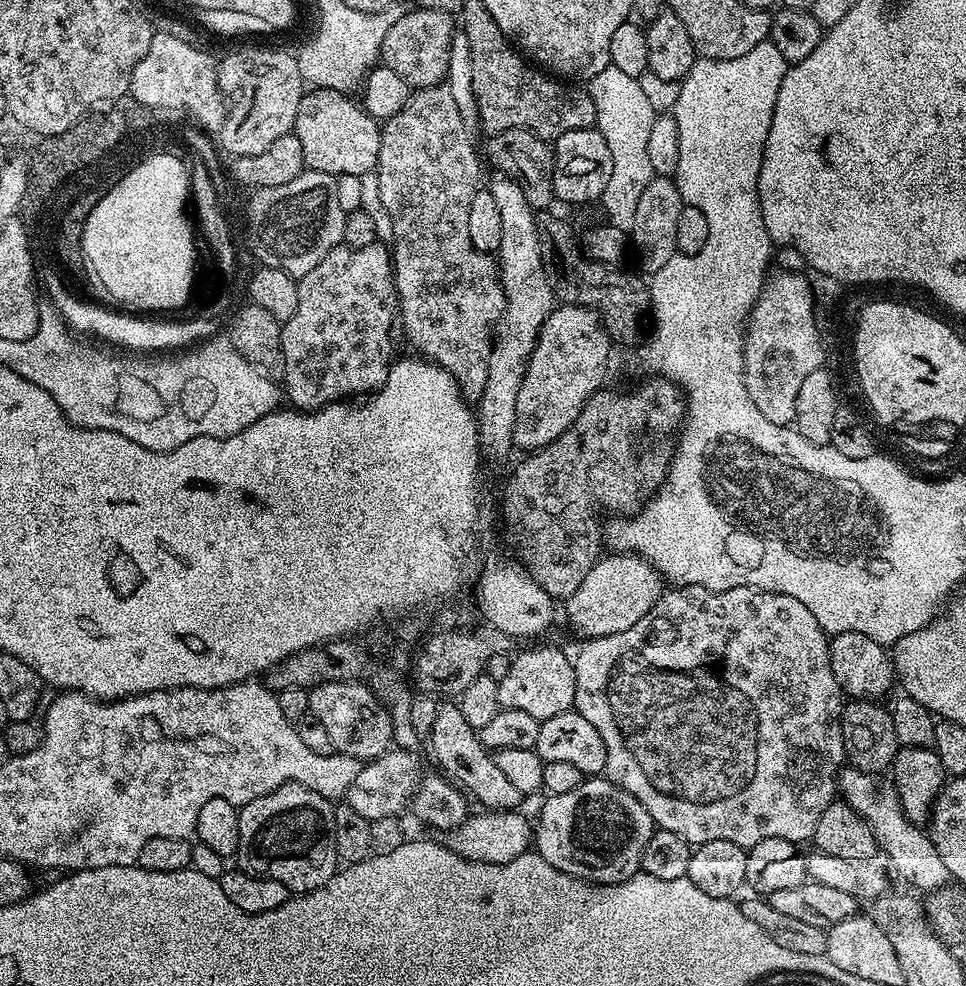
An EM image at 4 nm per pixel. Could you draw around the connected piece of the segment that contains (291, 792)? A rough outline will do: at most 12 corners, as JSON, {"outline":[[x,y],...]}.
{"outline":[[283,784],[243,805],[235,863],[312,892],[338,871],[333,801]]}

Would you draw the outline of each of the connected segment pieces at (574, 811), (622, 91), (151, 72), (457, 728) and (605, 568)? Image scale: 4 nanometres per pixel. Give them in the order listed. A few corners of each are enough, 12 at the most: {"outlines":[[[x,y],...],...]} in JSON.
{"outlines":[[[607,778],[548,796],[534,848],[593,884],[640,871],[646,806]],[[609,64],[586,86],[613,147],[600,206],[631,231],[655,175],[657,113],[637,77]],[[153,31],[131,97],[219,133],[217,57]],[[440,704],[430,733],[439,771],[481,809],[521,807],[519,790],[466,722]],[[635,553],[597,560],[564,602],[585,639],[624,633],[664,590]]]}

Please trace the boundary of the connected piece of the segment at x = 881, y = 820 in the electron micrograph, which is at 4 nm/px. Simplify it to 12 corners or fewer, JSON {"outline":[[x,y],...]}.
{"outline":[[851,766],[838,792],[879,851],[924,894],[945,887],[942,858],[906,818],[891,779]]}

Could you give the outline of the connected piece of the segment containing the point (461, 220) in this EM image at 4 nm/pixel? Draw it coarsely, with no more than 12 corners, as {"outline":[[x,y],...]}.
{"outline":[[447,86],[409,95],[374,169],[398,320],[479,398],[508,299],[470,242],[481,187]]}

